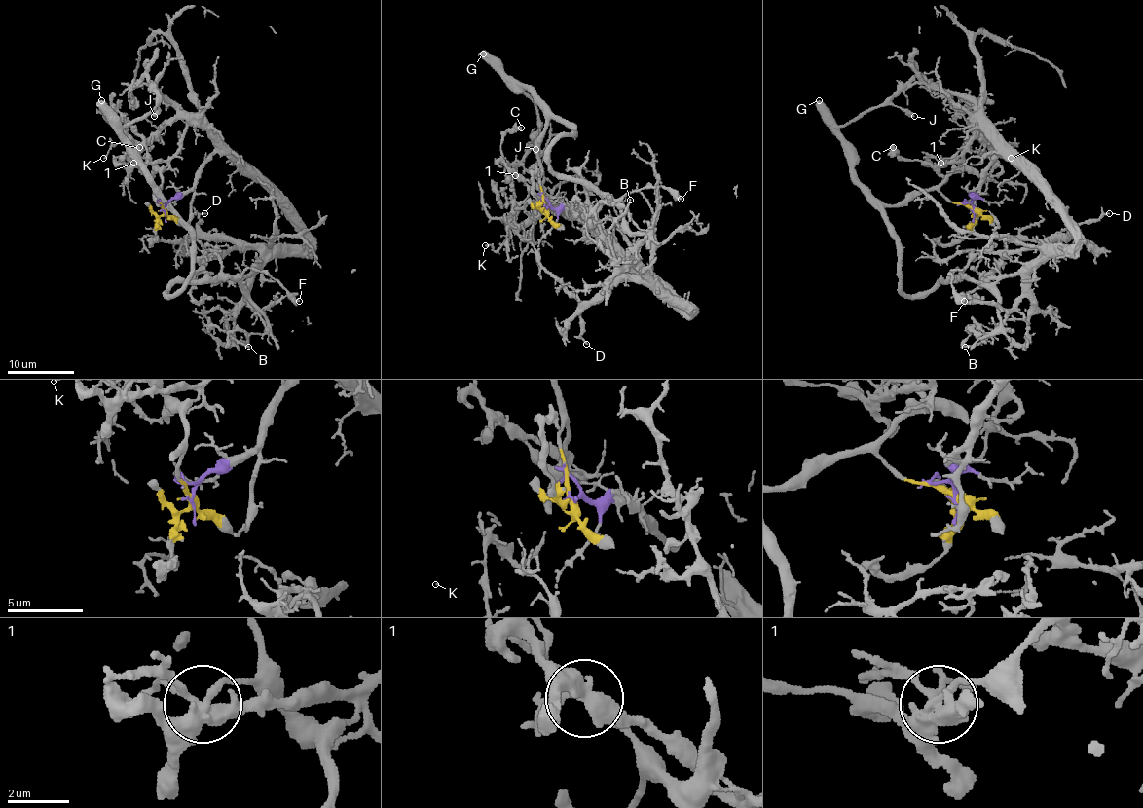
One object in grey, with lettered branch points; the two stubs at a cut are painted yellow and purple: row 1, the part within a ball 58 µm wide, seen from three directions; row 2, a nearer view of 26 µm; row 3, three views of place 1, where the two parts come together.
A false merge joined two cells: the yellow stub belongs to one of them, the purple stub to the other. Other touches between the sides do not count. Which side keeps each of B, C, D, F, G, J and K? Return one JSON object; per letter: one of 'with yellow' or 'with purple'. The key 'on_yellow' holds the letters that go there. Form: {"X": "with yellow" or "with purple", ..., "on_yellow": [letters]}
{"B": "with purple", "C": "with yellow", "D": "with purple", "F": "with yellow", "G": "with yellow", "J": "with yellow", "K": "with purple", "on_yellow": ["C", "F", "G", "J"]}

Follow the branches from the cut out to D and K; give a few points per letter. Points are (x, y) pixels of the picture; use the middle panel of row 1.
D: (545, 207), (571, 207), (689, 309), (641, 281), (615, 281), (580, 311), (587, 344)
K: (545, 207), (571, 207), (597, 235), (582, 216), (539, 211), (527, 225), (515, 225), (497, 250), (485, 244)

